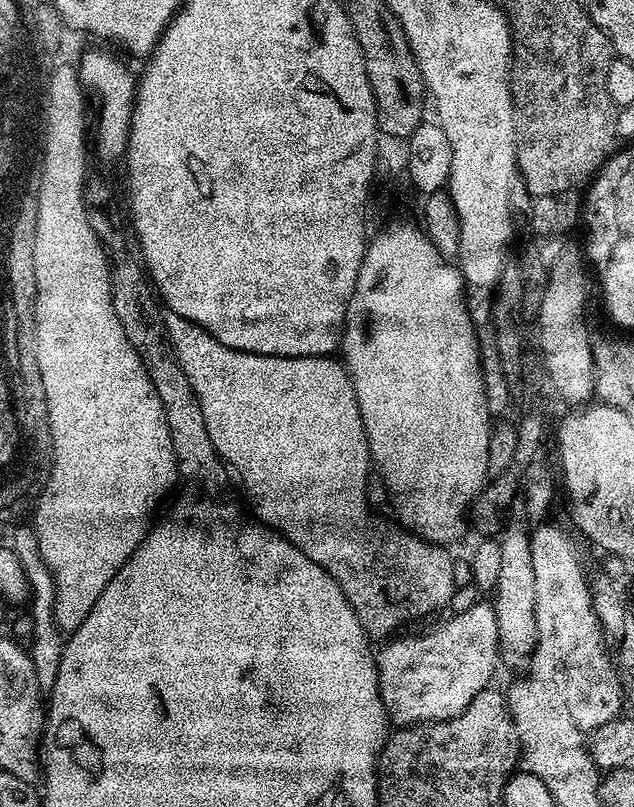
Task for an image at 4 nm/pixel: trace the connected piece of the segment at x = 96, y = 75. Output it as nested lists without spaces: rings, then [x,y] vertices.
[[[92,48],[89,50],[89,52],[84,52],[81,54],[80,64],[78,63],[78,71],[80,73],[80,83],[84,85],[85,89],[87,89],[87,91],[91,93],[91,95],[93,92],[93,94],[96,95],[97,102],[100,103],[100,117],[98,117],[96,120],[96,148],[94,144],[95,155],[97,152],[97,154],[100,155],[101,158],[104,160],[116,160],[119,158],[119,156],[121,159],[121,157],[123,157],[128,150],[128,131],[130,130],[130,126],[132,125],[132,111],[134,110],[134,106],[136,105],[136,86],[138,83],[137,73],[135,71],[132,73],[131,70],[128,69],[127,66],[124,65],[118,57],[111,56],[110,53],[103,52],[103,50],[100,48]]]

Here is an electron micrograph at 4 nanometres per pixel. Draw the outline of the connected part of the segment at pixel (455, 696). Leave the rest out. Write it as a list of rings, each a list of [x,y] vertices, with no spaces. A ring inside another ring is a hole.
[[[491,603],[476,604],[458,613],[425,636],[396,639],[389,639],[376,656],[380,697],[389,721],[396,726],[458,718],[493,683],[492,675],[501,663],[498,618]]]

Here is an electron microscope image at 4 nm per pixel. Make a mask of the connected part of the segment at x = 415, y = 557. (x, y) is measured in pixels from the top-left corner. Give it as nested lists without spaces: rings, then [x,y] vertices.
[[[164,312],[166,322],[166,334],[170,334],[170,342],[176,351],[178,362],[182,370],[186,370],[186,378],[190,378],[190,386],[194,386],[194,394],[198,394],[198,402],[202,406],[202,418],[206,418],[206,430],[210,433],[210,442],[214,442],[216,453],[220,455],[225,465],[236,467],[236,472],[240,475],[240,480],[244,483],[244,492],[248,495],[246,499],[247,507],[251,515],[255,516],[261,524],[268,525],[274,532],[281,532],[285,538],[310,562],[318,562],[322,570],[326,570],[342,586],[350,606],[354,606],[354,614],[358,614],[358,622],[362,622],[364,631],[369,637],[384,636],[388,638],[393,635],[395,628],[403,626],[407,620],[416,620],[419,616],[428,616],[431,612],[436,612],[439,608],[444,608],[452,600],[452,595],[456,592],[456,568],[452,565],[452,556],[447,547],[439,544],[431,544],[429,540],[424,540],[416,536],[407,528],[391,519],[383,520],[380,516],[375,516],[368,509],[368,504],[364,501],[364,487],[368,484],[368,468],[370,472],[370,453],[368,450],[368,439],[366,430],[362,426],[362,414],[358,410],[358,402],[354,394],[352,380],[348,376],[348,370],[339,359],[332,356],[303,356],[302,358],[290,358],[289,356],[263,356],[262,354],[250,354],[242,350],[234,350],[230,346],[222,346],[218,338],[214,338],[202,326],[190,322],[173,312]]]

